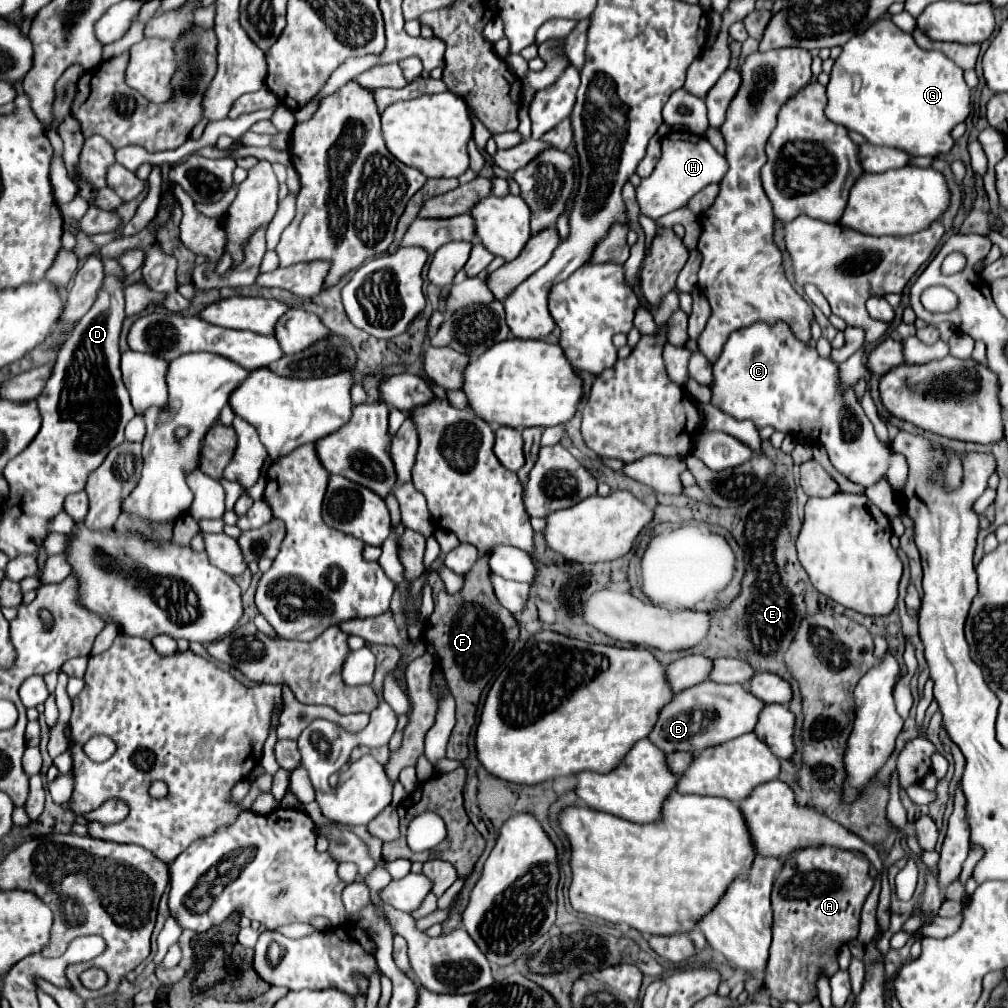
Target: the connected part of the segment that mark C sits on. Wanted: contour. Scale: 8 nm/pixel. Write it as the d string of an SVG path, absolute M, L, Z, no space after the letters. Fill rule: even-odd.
M756 323L752 327L744 327L734 331L714 365L714 385L712 385L712 405L720 407L734 419L750 419L758 429L772 425L776 431L796 437L806 443L822 443L828 451L832 465L846 475L850 481L870 487L882 479L886 479L894 493L900 493L906 487L908 479L908 463L902 453L892 453L892 449L876 437L876 431L866 417L860 401L854 395L854 389L840 391L836 383L838 365L830 359L822 359L816 349L810 349L806 343L794 339L788 331L786 323L776 323L768 327L764 323Z

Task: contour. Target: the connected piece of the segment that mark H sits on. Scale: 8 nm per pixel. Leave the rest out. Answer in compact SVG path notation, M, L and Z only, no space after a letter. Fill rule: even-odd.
M670 131L662 137L662 157L658 159L652 175L642 179L636 187L636 201L640 205L640 213L656 221L658 217L686 205L706 185L720 183L726 171L726 159L704 137L692 131Z

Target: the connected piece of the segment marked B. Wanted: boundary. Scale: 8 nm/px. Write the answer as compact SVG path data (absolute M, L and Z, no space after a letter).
M704 681L674 693L672 701L660 709L658 721L654 723L646 739L662 749L666 755L674 751L696 753L704 747L720 745L726 739L750 733L756 725L756 715L760 713L760 707L764 707L764 703L760 703L760 699L756 699L754 695L748 695L742 685L720 685Z

